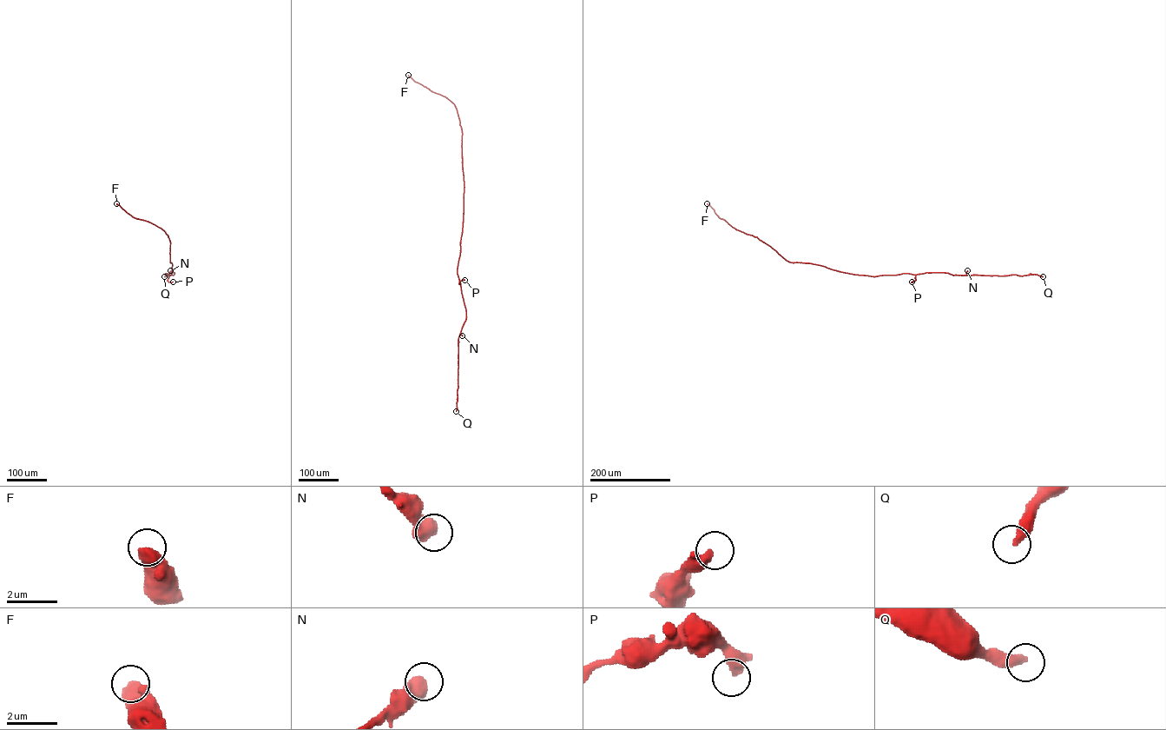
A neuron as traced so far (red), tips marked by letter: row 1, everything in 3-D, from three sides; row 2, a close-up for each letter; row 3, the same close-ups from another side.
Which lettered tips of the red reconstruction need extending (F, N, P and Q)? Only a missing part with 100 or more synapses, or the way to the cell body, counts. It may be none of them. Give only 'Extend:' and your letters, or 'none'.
Extend: none

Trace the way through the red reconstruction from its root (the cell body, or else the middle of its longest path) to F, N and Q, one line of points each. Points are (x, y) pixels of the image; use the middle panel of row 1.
F: (463, 222), (462, 131), (457, 110), (446, 97), (416, 82), (408, 75)
N: (463, 222), (457, 269), (466, 311), (459, 335), (462, 335)
Q: (463, 222), (457, 272), (466, 317), (458, 339), (456, 411)

